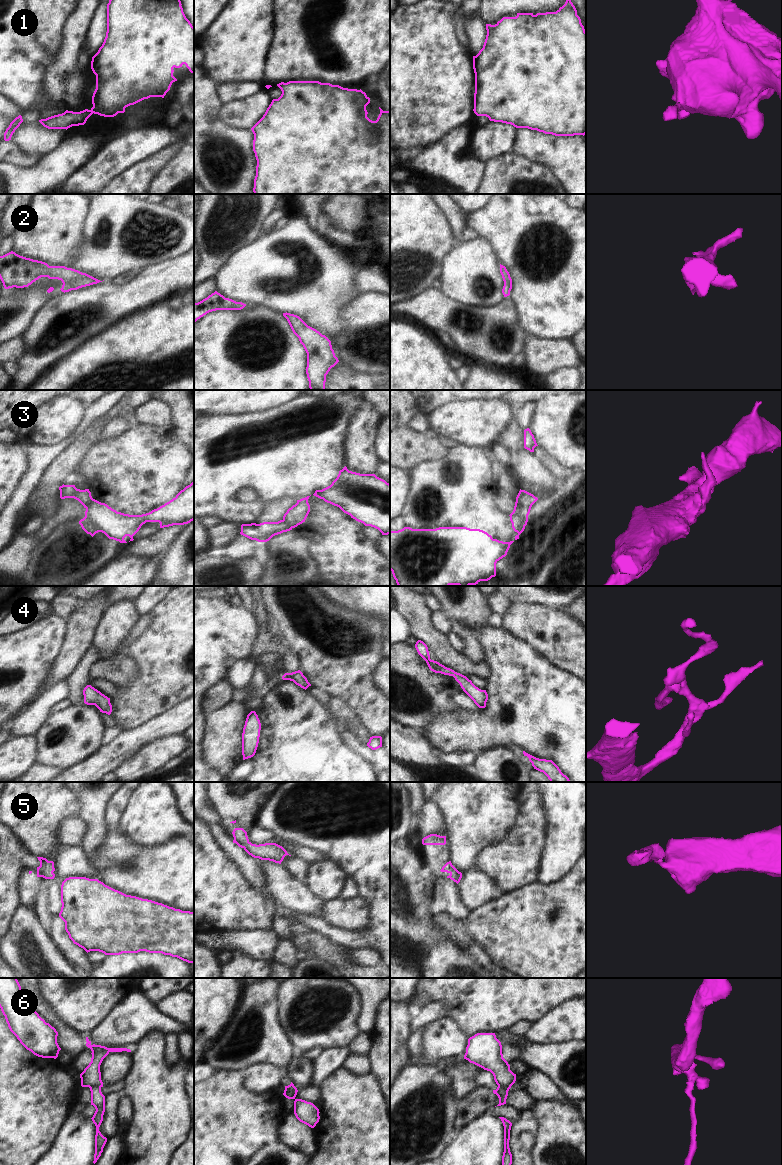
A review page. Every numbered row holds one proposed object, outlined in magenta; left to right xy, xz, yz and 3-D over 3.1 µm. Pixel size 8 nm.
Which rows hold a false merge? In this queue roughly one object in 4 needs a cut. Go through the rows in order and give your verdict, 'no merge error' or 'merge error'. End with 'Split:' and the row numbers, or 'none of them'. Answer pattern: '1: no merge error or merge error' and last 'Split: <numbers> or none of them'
1: no merge error
2: no merge error
3: merge error
4: no merge error
5: no merge error
6: merge error
Split: 3, 6

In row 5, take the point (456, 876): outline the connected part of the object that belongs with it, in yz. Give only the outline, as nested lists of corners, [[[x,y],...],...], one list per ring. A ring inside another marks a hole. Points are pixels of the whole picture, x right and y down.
[[[451,861],[447,862],[442,869],[440,870],[441,872],[447,872],[450,875],[447,876],[447,878],[450,878],[451,880],[453,880],[454,882],[456,882],[457,884],[460,882],[461,878],[462,878],[462,873],[459,872],[451,863]]]

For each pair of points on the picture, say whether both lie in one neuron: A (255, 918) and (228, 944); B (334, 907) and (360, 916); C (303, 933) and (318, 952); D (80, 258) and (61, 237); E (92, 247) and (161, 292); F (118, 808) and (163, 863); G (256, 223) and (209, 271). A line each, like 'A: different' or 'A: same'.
A: different
B: same
C: same
D: different
E: different
F: same
G: same

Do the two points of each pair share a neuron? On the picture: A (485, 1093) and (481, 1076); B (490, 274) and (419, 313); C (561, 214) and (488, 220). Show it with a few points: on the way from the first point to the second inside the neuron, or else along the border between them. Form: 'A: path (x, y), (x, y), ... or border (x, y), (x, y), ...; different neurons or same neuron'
A: border (476, 1084), (487, 1086), (492, 1090); different neurons
B: border (440, 289), (450, 298), (470, 305); different neurons
C: path (543, 218), (537, 220), (506, 220); same neuron

